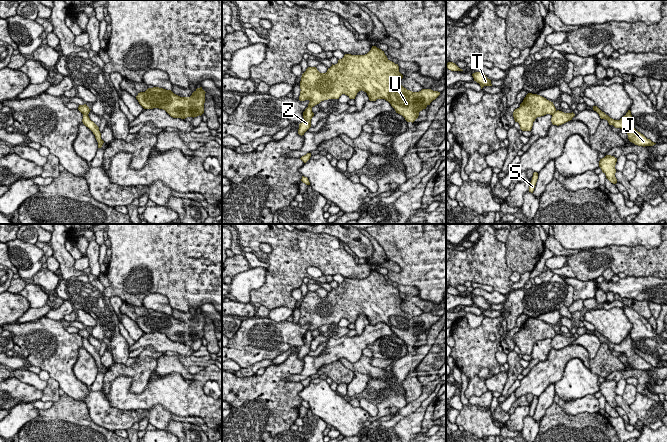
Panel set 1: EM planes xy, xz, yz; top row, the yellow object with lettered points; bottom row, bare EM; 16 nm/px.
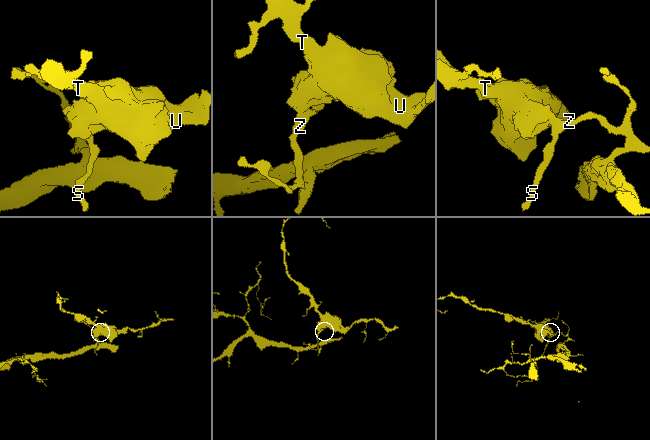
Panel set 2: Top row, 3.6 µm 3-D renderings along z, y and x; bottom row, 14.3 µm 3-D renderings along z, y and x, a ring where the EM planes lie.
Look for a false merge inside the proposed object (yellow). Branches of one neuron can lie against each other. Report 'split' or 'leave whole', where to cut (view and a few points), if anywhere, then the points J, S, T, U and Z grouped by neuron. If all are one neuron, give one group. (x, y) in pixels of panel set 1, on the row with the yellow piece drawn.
split | xy (83, 113), (87, 115) | J S Z / T U

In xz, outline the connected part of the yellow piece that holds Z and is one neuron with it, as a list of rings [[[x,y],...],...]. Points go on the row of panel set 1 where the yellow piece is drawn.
[[[307,107],[303,112],[304,121],[299,124],[298,134],[304,135],[304,133],[311,127],[311,119],[314,116],[311,107]]]

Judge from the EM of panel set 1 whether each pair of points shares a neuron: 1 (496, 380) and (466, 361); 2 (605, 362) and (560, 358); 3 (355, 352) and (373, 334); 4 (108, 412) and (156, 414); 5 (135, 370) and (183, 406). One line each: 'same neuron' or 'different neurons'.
1: different neurons
2: same neuron
3: same neuron
4: same neuron
5: different neurons

